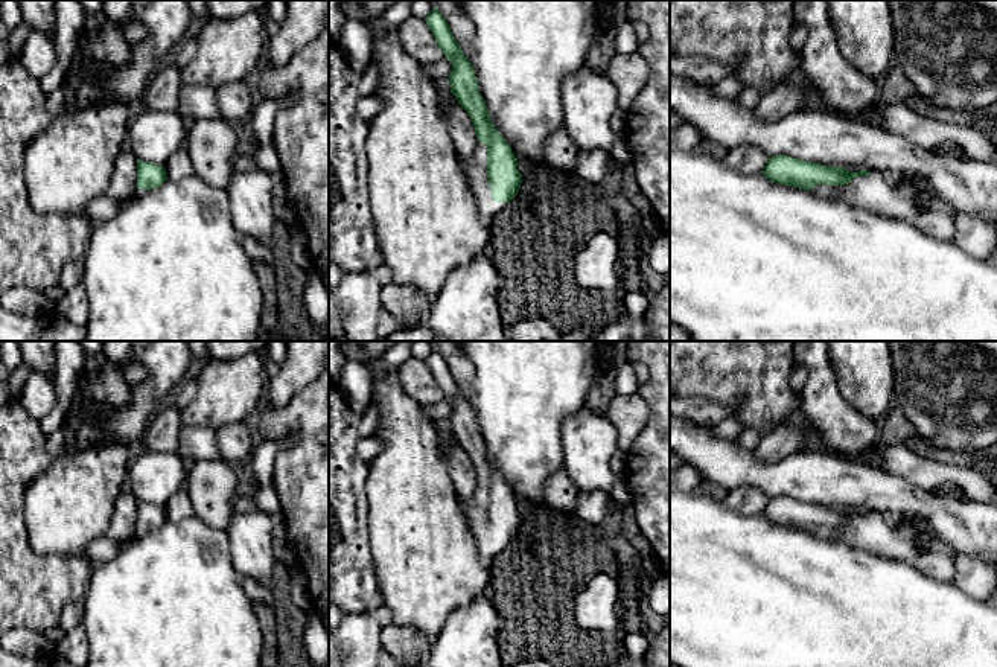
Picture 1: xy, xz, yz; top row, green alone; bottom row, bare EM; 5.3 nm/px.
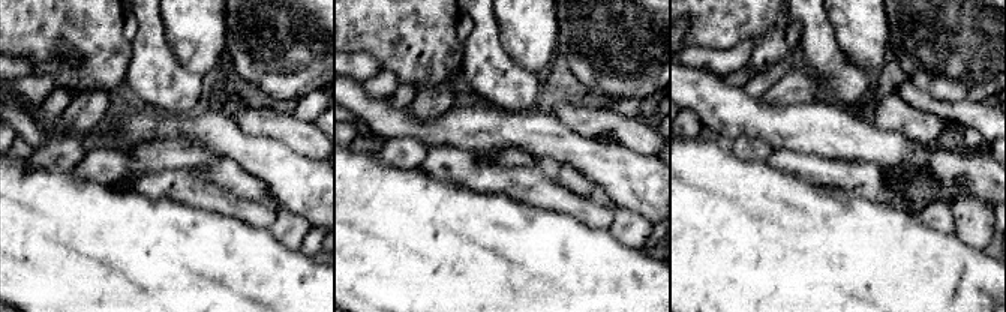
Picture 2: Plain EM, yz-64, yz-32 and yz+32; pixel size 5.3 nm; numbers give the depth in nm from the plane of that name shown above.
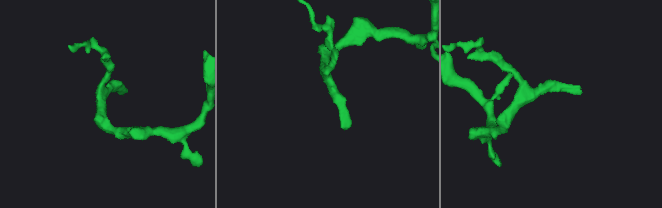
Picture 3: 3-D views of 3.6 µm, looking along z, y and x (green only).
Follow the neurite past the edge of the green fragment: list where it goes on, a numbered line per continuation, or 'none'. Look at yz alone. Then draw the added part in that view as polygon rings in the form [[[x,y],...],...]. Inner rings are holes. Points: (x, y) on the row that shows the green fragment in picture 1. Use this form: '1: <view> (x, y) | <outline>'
1: yz (880, 195) | [[[880,172],[855,177],[845,186],[817,184],[810,192],[820,198],[842,198],[852,207],[907,221],[939,241],[953,242],[956,236],[956,213],[948,206],[935,204],[919,209],[909,195]]]

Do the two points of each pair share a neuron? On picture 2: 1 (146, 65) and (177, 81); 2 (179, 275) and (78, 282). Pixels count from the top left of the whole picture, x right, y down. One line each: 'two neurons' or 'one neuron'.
1: one neuron
2: one neuron

